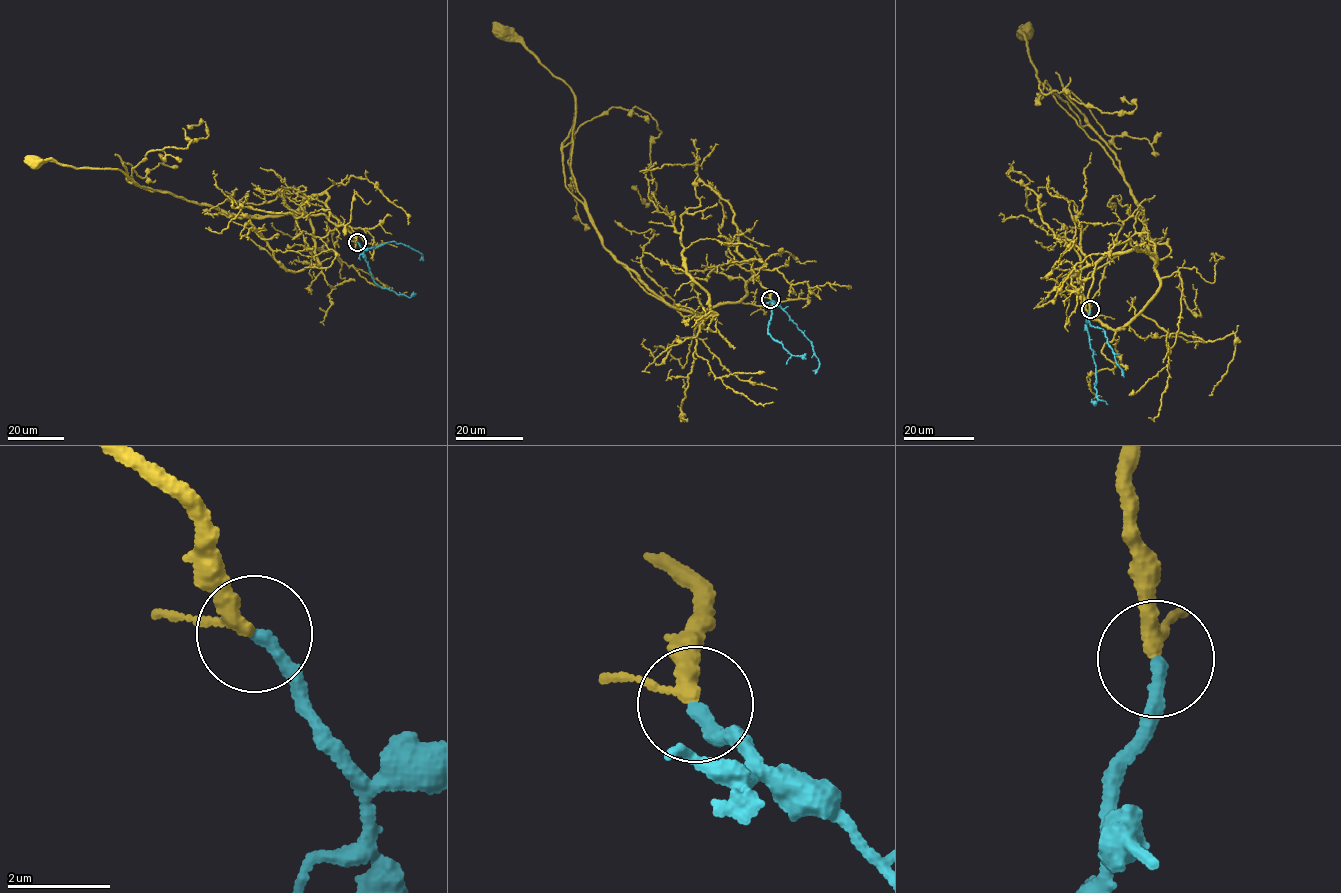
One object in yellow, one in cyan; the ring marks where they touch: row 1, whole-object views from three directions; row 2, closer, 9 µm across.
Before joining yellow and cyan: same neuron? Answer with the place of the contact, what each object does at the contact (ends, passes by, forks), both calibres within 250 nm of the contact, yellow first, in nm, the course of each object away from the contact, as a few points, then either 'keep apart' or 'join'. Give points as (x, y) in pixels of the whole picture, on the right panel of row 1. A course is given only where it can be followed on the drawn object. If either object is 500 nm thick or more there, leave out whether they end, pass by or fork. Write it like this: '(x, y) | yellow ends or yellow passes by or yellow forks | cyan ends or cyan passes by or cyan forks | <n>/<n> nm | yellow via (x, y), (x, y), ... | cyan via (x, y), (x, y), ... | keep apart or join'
(1090, 309) | yellow passes by | cyan ends | 220/260 nm | yellow via (1089, 309), (1096, 263), (1144, 249), (1155, 265), (1157, 252), (1111, 159), (1037, 76), (1026, 33) | cyan via (1089, 309), (1086, 329), (1096, 368), (1097, 401), (1094, 404), (1091, 399) | join

